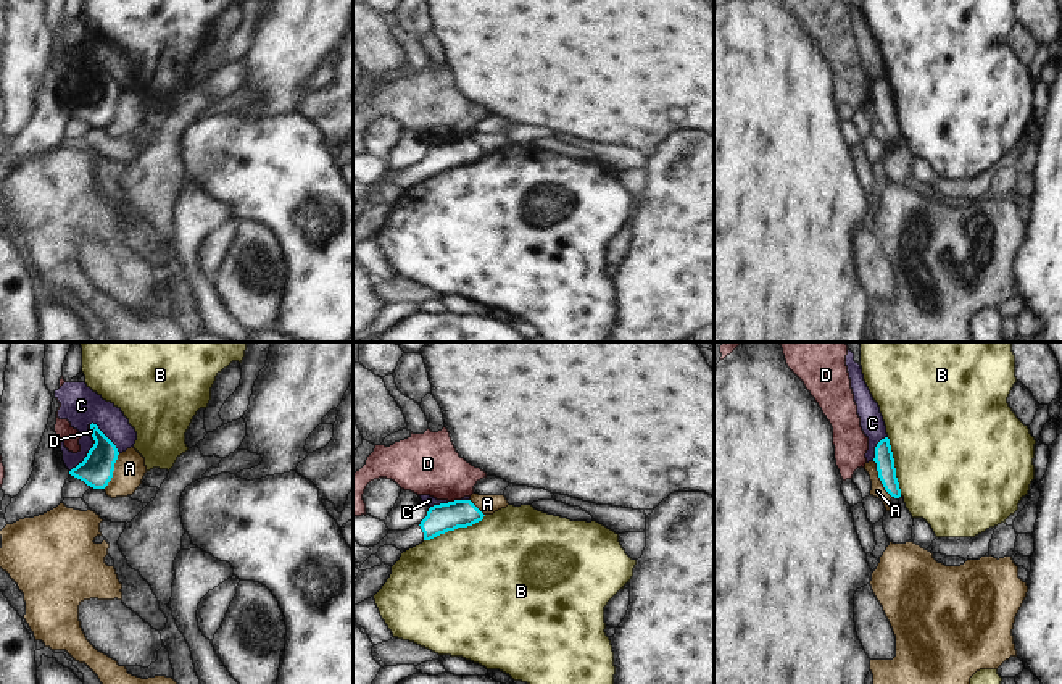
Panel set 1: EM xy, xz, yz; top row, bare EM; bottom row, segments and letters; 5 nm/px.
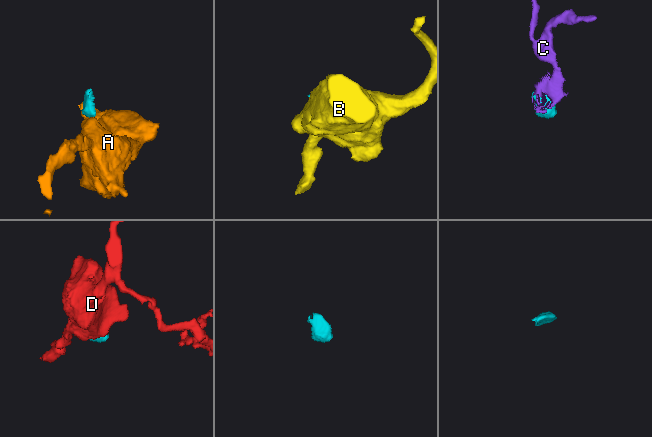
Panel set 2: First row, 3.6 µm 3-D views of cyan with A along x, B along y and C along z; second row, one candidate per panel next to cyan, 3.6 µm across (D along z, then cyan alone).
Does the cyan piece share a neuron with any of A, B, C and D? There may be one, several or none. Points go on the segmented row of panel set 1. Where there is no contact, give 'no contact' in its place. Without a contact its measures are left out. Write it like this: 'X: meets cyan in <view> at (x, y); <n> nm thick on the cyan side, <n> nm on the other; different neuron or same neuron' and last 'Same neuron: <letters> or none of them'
A: meets cyan in yz at (880, 479); 100 nm thick on the cyan side, 70 nm on the other; different neuron
B: meets cyan in xz at (455, 528); 140 nm thick on the cyan side, 480 nm on the other; different neuron
C: meets cyan in xy at (107, 437); 160 nm thick on the cyan side, 190 nm on the other; different neuron
D: meets cyan in xz at (455, 500); 140 nm thick on the cyan side, 300 nm on the other; different neuron
Same neuron: none of them

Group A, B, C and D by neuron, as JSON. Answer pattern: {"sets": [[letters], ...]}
{"sets": [["A"], ["B"], ["C"], ["D"]]}

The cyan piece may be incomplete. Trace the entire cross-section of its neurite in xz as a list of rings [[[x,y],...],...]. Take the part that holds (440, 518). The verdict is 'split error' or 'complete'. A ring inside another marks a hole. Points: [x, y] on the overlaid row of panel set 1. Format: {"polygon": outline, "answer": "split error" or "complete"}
{"polygon": [[[454,500],[434,505],[427,516],[406,531],[388,531],[388,534],[374,547],[361,547],[353,540],[353,563],[364,563],[371,555],[377,555],[384,545],[395,545],[406,552],[424,540],[430,540],[448,531],[467,528],[483,519],[483,513],[471,500]]], "answer": "split error"}

